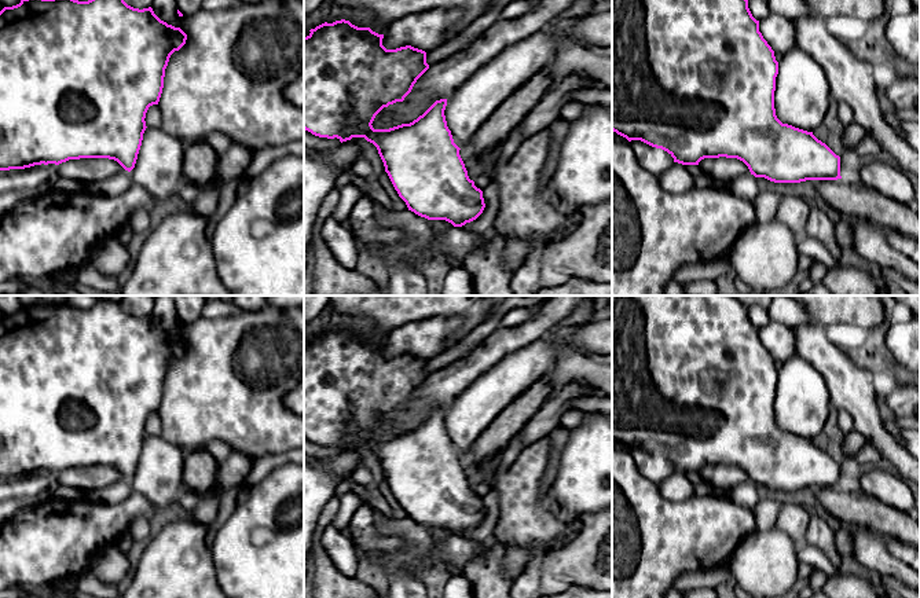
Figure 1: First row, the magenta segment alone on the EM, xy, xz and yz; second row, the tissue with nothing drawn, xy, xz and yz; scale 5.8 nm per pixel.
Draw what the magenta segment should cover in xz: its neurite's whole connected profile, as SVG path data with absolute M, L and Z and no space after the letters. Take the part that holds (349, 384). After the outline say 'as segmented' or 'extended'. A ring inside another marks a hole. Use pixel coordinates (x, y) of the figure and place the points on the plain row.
M345 327L333 331L325 330L309 340L304 345L304 437L319 445L337 445L341 451L352 445L364 445L373 451L395 498L406 510L408 518L415 522L428 528L446 528L454 535L462 535L476 528L485 516L483 499L469 487L459 463L461 456L454 451L447 434L444 423L447 407L436 408L410 432L389 437L374 437L371 433L384 415L403 410L417 388L429 377L426 360L411 353L386 357L382 353L384 342L378 342L370 335L358 335Z; as segmented

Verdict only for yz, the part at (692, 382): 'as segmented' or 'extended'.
as segmented

